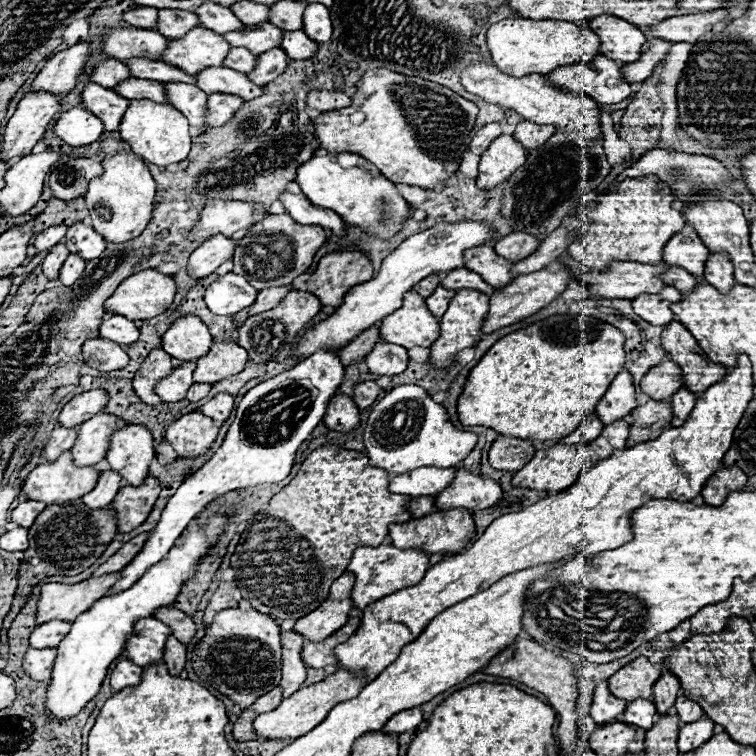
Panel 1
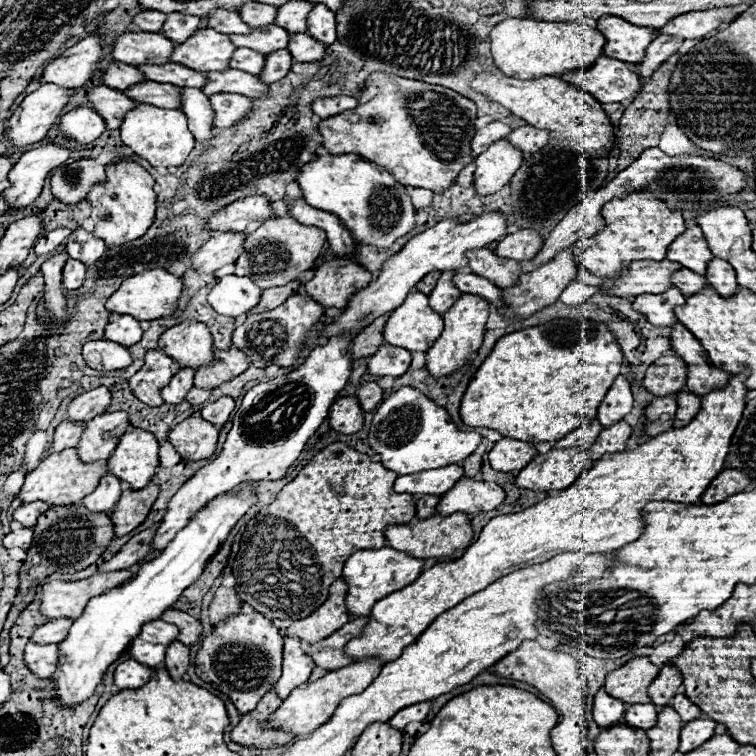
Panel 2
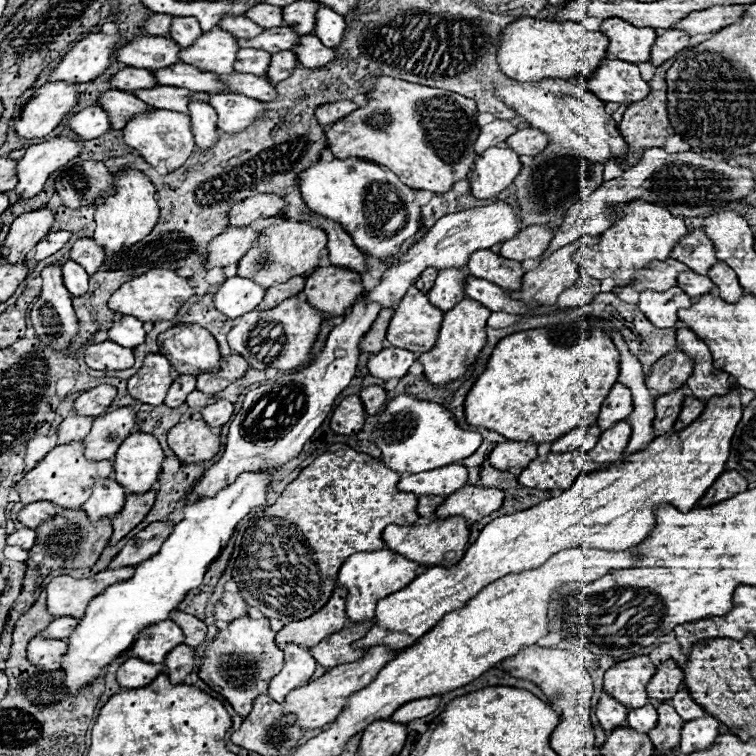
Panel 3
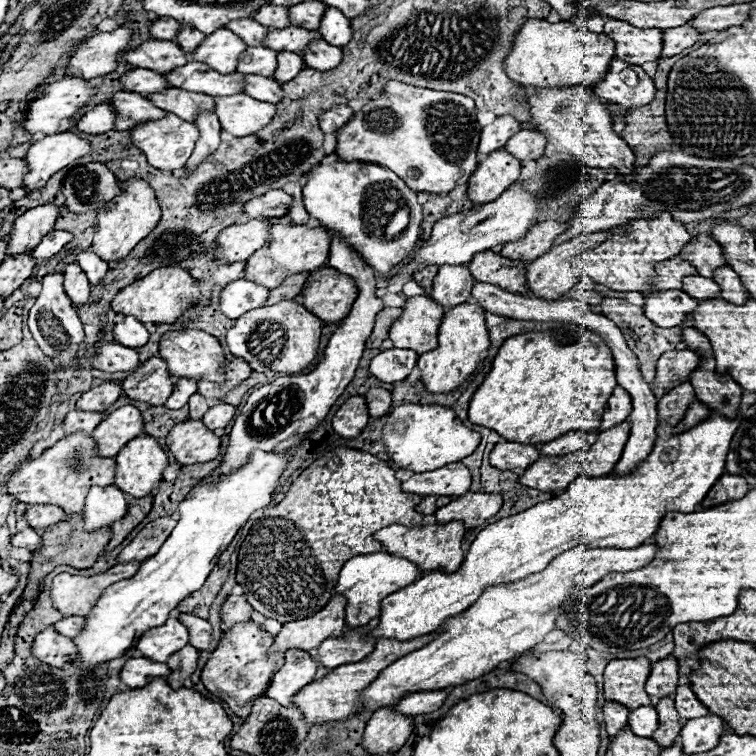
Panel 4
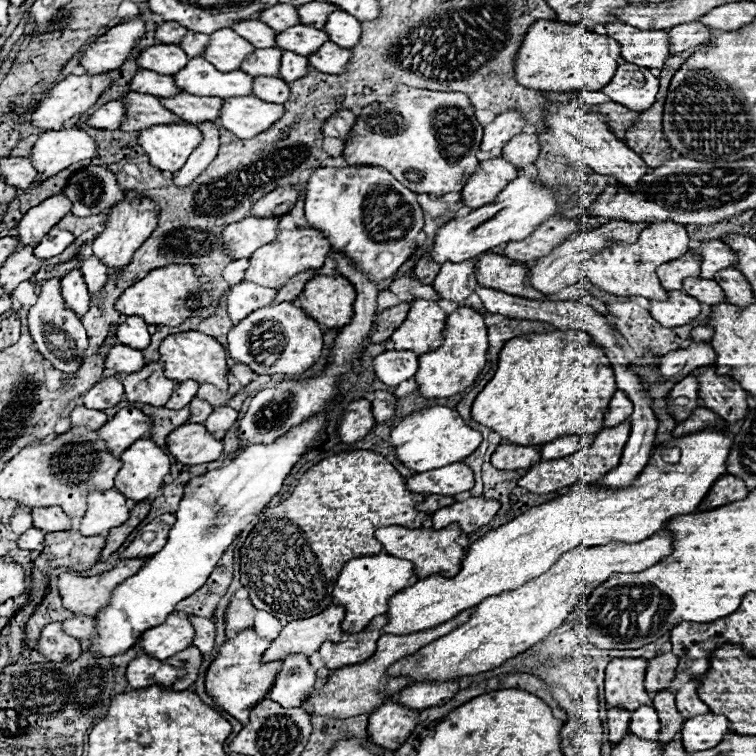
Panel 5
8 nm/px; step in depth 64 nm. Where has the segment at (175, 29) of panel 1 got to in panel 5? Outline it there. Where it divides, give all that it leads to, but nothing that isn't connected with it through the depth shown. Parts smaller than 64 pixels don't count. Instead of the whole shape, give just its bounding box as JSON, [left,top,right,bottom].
[180,32,208,58]

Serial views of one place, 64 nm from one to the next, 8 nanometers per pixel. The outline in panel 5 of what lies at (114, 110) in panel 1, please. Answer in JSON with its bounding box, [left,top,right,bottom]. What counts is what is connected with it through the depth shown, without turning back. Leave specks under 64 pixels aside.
[122,92,180,132]

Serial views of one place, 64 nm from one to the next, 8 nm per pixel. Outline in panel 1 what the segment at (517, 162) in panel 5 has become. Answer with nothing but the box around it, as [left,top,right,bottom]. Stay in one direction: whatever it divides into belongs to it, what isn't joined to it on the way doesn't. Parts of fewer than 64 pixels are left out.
[514,120,556,148]

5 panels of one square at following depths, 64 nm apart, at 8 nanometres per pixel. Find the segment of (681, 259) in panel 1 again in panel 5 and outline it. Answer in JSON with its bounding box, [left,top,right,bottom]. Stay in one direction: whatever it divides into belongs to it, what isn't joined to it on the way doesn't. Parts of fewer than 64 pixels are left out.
[690,240,736,278]

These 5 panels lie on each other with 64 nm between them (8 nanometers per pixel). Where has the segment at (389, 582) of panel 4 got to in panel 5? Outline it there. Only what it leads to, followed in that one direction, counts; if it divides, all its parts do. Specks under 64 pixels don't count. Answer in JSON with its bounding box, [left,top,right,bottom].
[334,554,414,634]

